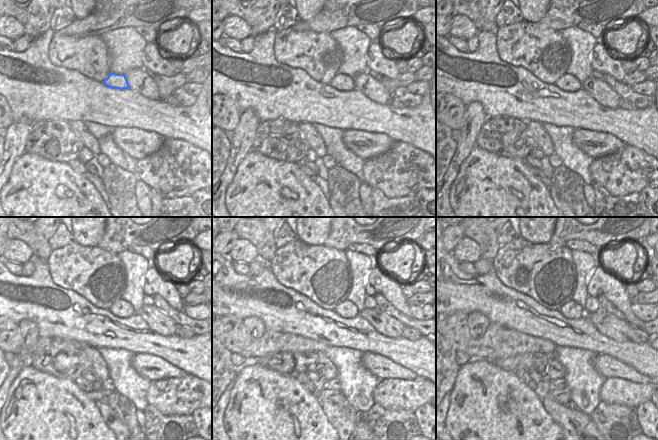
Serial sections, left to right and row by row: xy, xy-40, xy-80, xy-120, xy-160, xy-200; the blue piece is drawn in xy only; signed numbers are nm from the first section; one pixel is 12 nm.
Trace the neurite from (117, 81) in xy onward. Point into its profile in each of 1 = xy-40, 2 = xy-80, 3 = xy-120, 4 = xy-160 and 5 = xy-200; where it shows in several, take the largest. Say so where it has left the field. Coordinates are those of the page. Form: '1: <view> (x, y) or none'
1: xy-40 (342, 82)
2: xy-80 (567, 82)
3: xy-120 (120, 308)
4: xy-160 (346, 309)
5: xy-200 (573, 311)

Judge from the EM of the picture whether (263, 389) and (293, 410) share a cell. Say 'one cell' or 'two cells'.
one cell

